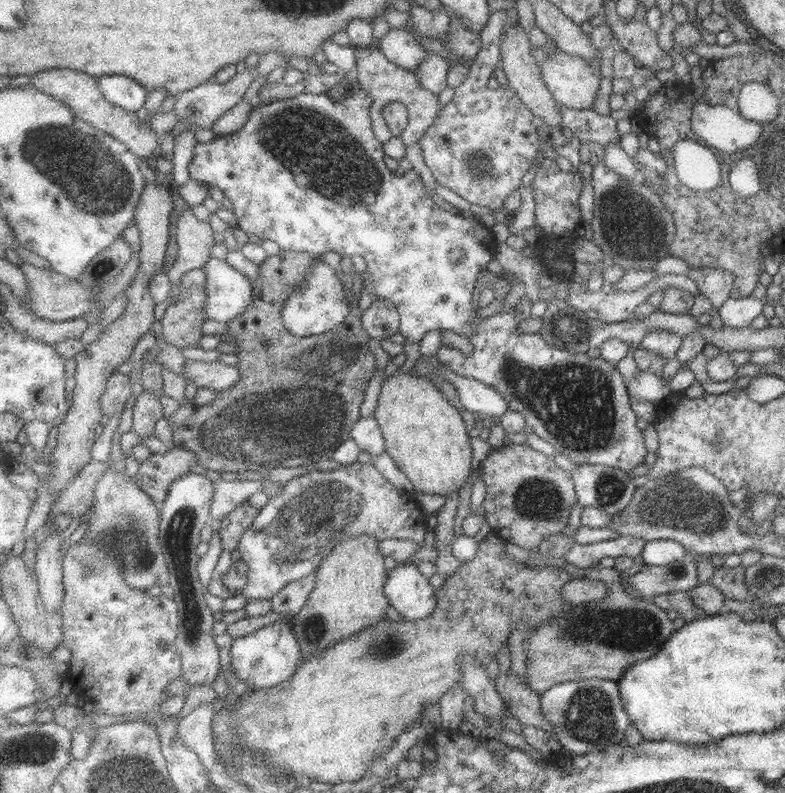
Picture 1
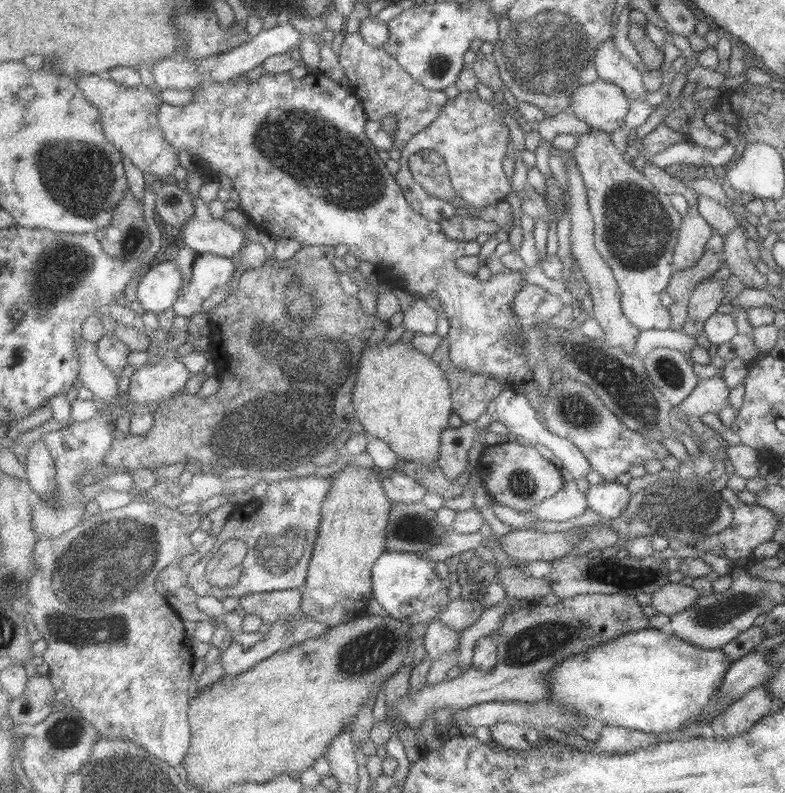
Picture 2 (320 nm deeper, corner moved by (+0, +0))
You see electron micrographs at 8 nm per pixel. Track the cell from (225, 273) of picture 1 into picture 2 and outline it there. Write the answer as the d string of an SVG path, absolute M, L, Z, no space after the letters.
M200 254L195 259L193 278L182 288L173 307L176 314L191 318L202 312L207 300L229 284L235 271L235 262L226 256Z

